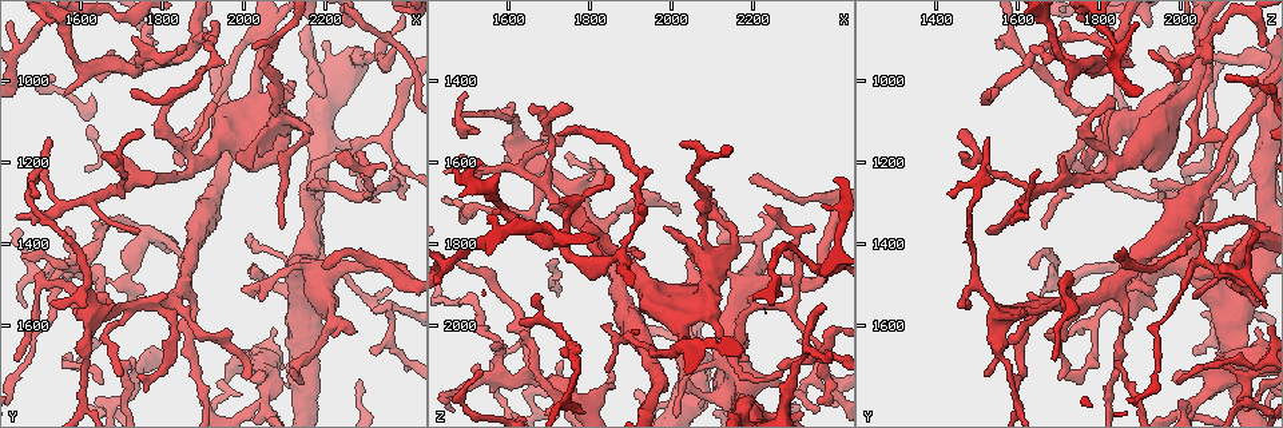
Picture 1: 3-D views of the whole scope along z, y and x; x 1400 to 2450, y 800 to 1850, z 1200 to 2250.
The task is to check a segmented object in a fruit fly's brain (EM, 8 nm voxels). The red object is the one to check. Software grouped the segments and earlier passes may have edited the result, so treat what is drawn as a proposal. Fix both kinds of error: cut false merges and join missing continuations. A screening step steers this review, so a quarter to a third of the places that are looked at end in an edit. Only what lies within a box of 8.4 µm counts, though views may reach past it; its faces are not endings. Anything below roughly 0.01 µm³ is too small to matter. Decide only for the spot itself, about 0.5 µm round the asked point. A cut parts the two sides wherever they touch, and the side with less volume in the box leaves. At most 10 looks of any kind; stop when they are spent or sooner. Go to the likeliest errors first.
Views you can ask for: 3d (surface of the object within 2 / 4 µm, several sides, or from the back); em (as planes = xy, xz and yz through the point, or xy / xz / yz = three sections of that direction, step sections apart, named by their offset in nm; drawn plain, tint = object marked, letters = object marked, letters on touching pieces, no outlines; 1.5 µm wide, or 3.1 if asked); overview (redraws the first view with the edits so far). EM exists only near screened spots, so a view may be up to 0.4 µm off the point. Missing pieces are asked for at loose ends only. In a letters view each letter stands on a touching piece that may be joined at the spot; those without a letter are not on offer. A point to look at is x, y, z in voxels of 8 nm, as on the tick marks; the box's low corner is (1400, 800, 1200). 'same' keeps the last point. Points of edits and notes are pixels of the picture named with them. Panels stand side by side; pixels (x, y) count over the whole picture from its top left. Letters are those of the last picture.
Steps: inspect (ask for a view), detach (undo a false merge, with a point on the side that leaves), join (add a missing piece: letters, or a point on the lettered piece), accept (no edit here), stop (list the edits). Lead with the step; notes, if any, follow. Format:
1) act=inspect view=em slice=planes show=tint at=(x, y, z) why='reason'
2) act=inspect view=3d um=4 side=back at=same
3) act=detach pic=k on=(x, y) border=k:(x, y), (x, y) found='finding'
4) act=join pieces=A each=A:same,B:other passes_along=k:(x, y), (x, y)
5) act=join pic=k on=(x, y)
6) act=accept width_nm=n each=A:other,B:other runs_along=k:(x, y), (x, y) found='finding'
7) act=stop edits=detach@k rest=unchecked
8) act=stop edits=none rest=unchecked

act=inspect view=em slice=planes show=letters at=(1725, 1685, 2085) why='free end'

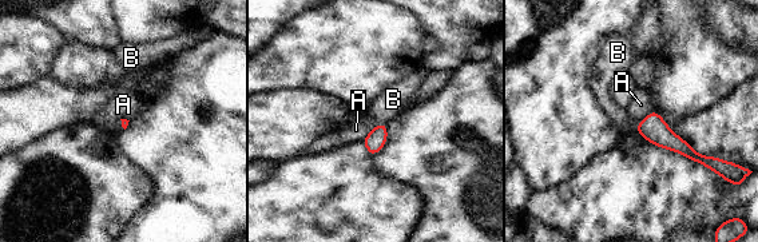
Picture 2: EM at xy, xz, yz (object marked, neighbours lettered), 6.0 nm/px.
act=join pieces=B each=A:other,B:same passes_along=2:(374, 141), (380, 123), (393, 99) found='it goes on there'

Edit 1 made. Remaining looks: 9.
act=inspect view=3d um=2 side=back at=(2340, 1555, 2130) why='a fork'

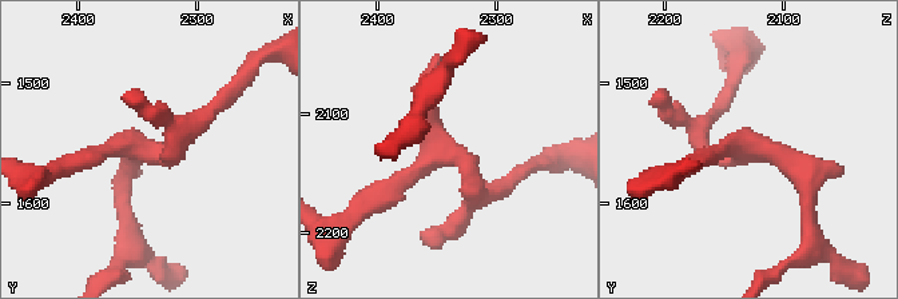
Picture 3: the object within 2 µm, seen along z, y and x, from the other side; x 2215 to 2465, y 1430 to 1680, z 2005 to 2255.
act=inspect view=em slice=planes show=letters at=(2346, 1558, 2128) why='need the tissue'

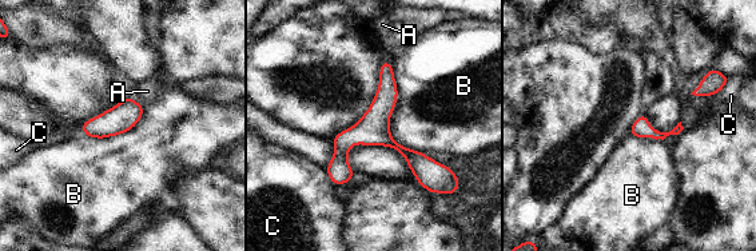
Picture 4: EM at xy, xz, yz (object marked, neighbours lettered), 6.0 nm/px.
act=accept width_nm=120 each=A:other,B:other,C:other border=4:(392, 62), (389, 134), (424, 152) found='continuous, no second neuron'

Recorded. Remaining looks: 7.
act=inspect view=overview

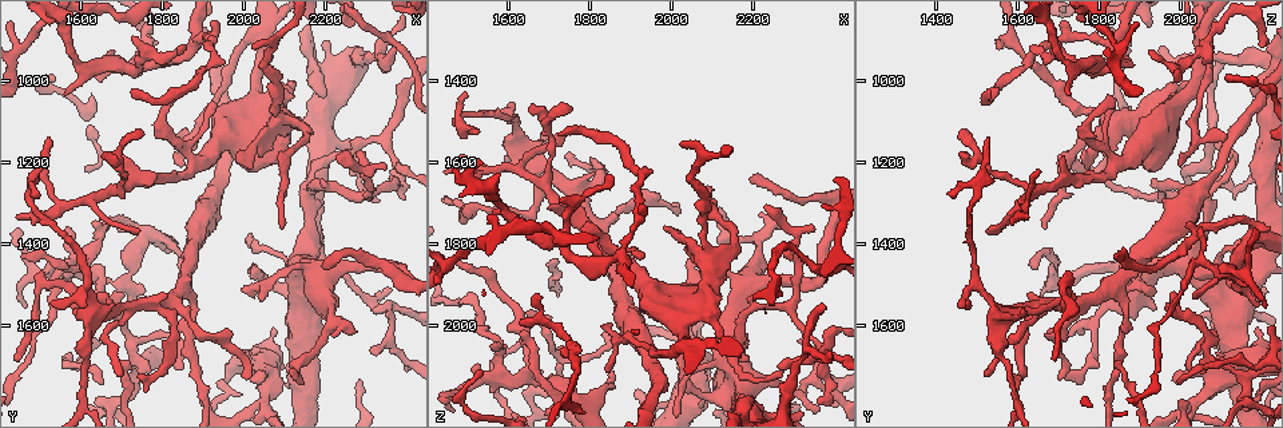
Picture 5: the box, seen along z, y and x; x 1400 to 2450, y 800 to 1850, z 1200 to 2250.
act=inspect view=em slice=planes show=tint at=(2020, 995, 2035) why='thick turns thin'

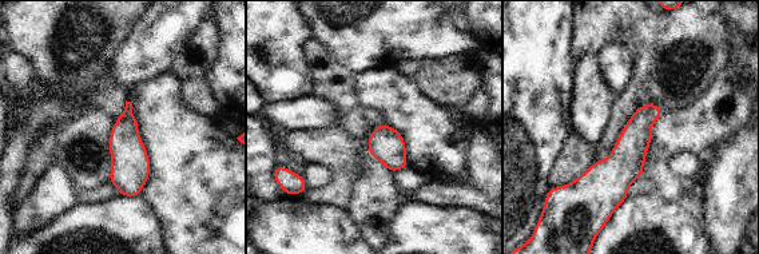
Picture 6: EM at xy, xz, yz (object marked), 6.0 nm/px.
act=inspect view=em slice=planes show=letters at=same why='what lies round it'

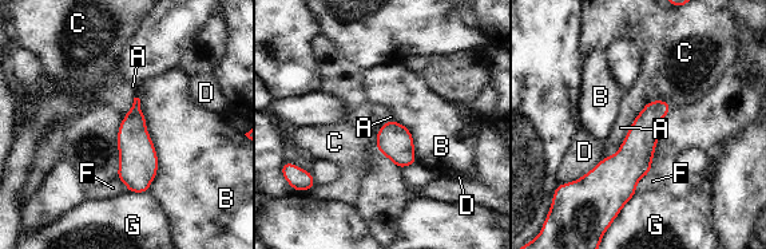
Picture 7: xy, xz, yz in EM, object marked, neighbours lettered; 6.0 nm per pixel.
act=accept each=A:other,B:other,C:other,D:other,F:other,G:other border=7:(673, 106), (649, 101), (630, 123) found='all the same neuron'

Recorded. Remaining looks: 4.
act=inspect view=em slice=planes show=letters at=(2150, 1280, 2065) why='abrupt turn'

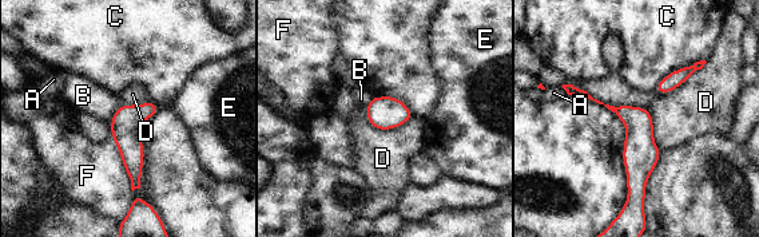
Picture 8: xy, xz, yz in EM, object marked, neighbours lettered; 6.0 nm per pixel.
act=accept width_nm=180 each=A:other,B:other,C:other,D:other,E:other,F:other border=8:(561, 85), (646, 107), (660, 151) found='all the same neuron'

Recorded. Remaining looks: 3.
act=stop edits=join@2 rest=unchecked

